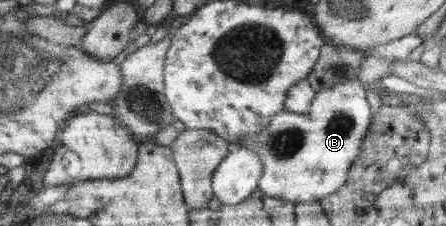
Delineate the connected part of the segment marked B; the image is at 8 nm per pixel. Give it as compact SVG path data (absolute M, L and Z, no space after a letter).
M358 78L326 88L315 94L306 114L294 114L284 108L264 130L234 143L245 145L258 155L264 172L257 188L264 195L295 204L318 201L340 190L370 127L373 112L367 100L368 90Z

